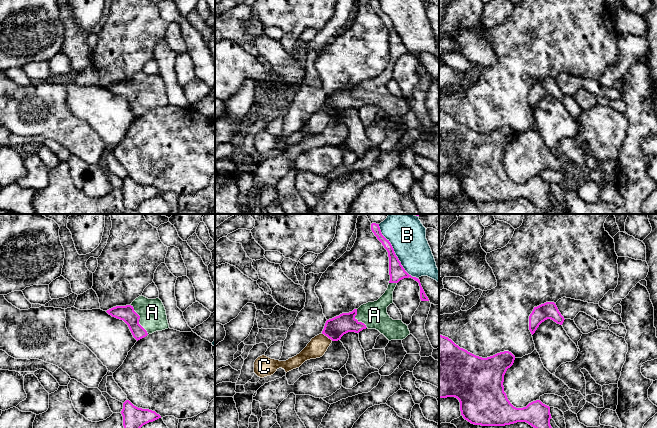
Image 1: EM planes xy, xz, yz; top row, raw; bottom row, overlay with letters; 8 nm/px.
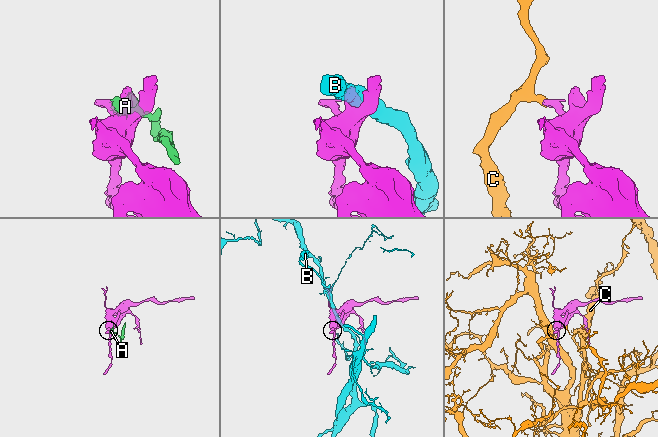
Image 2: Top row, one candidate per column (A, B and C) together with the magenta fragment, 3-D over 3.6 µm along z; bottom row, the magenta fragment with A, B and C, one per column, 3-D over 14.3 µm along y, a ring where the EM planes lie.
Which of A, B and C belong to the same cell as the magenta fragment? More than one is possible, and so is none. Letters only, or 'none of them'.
A

